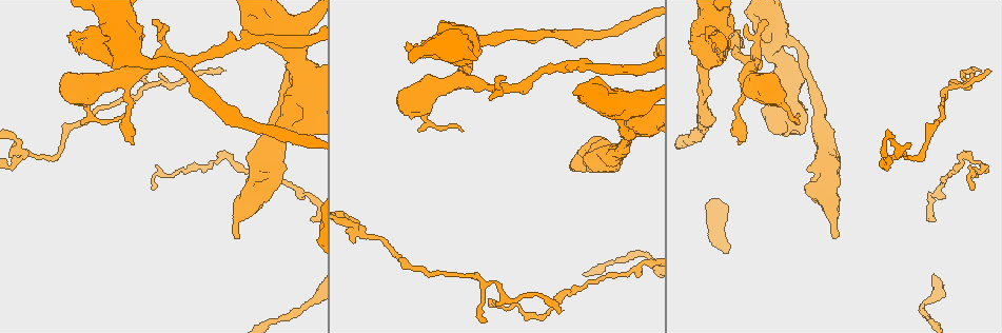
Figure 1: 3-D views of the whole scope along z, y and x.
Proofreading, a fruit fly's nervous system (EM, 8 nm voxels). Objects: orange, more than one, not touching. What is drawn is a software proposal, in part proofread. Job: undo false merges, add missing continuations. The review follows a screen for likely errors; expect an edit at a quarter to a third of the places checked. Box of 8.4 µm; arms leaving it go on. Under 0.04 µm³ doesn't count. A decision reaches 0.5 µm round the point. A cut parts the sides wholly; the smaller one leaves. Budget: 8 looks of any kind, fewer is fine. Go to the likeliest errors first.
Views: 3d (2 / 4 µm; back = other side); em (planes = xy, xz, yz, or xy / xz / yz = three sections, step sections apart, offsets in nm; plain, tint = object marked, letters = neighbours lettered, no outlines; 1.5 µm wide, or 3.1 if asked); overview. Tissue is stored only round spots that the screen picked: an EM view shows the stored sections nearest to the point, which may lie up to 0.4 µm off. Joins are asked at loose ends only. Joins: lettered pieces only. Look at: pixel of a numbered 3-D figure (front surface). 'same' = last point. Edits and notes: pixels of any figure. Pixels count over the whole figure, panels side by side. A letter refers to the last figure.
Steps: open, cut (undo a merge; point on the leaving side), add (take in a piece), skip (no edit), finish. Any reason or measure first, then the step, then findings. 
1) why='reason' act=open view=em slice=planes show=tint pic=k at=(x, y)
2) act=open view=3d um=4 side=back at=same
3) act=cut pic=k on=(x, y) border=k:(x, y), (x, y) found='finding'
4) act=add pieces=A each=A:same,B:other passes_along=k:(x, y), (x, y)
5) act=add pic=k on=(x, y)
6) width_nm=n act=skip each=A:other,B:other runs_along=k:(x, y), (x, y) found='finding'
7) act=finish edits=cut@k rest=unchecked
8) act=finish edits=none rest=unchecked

why='free end' act=open view=em slice=planes show=letters pic=1 at=(236, 237)

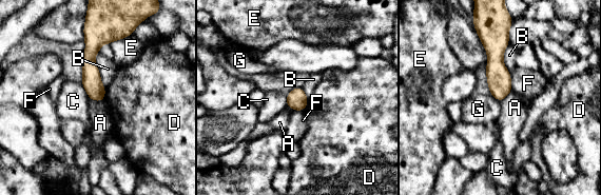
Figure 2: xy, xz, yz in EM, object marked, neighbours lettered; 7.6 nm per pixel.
longest_contact=B:300nm act=skip each=A:other,B:other,C:other,D:other,E:other,F:other,G:other found='none of them fits'

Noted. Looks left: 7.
why='free end' act=open view=em slice=xy step=4 show=tint pic=1 at=(134, 144)

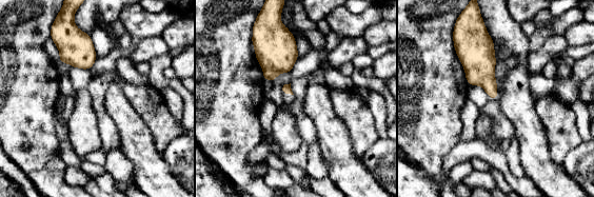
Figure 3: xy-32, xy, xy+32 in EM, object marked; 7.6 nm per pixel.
act=open view=em slice=planes show=letters at=same

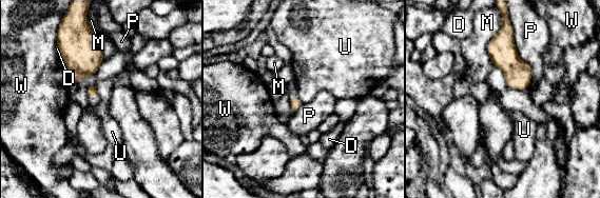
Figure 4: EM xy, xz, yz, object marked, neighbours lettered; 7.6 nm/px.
act=skip each=D:other,M:other,P:other,U:other,W:other border=4:(95, 85), (96, 93), (99, 96) found='none of them fits'

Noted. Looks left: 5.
act=open view=em slice=planes show=letters pic=1 at=(222, 70)

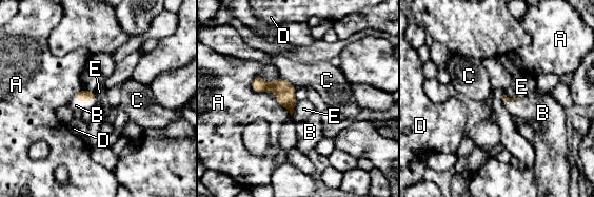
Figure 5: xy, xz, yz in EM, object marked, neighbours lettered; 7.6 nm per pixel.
act=add pieces=B each=A:other,B:same,C:other,D:other,E:other passes_along=5:(83, 95), (85, 100), (76, 105) found='the cell continues'

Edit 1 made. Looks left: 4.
act=finish edits=add@5 rest=unchecked

